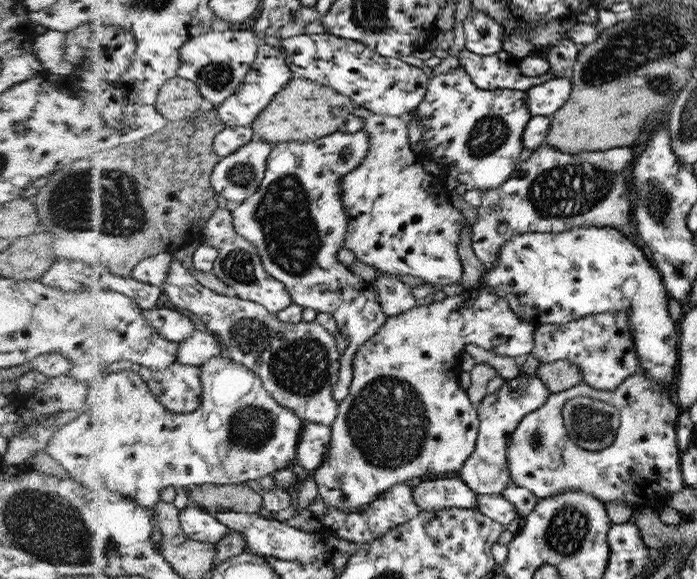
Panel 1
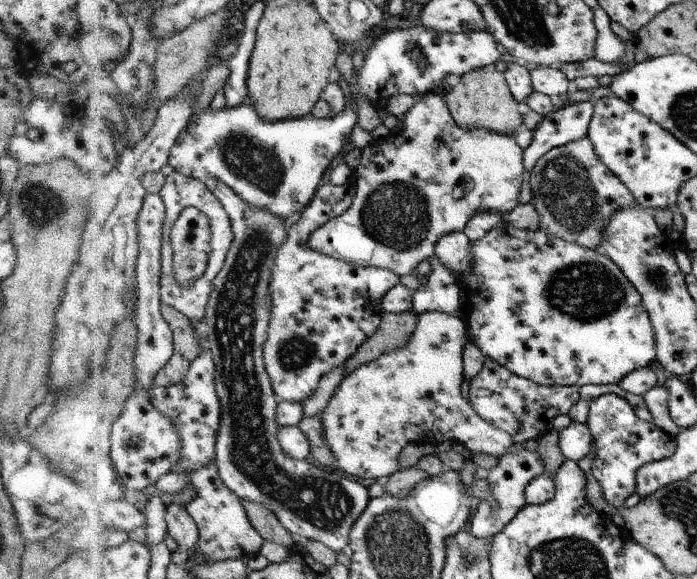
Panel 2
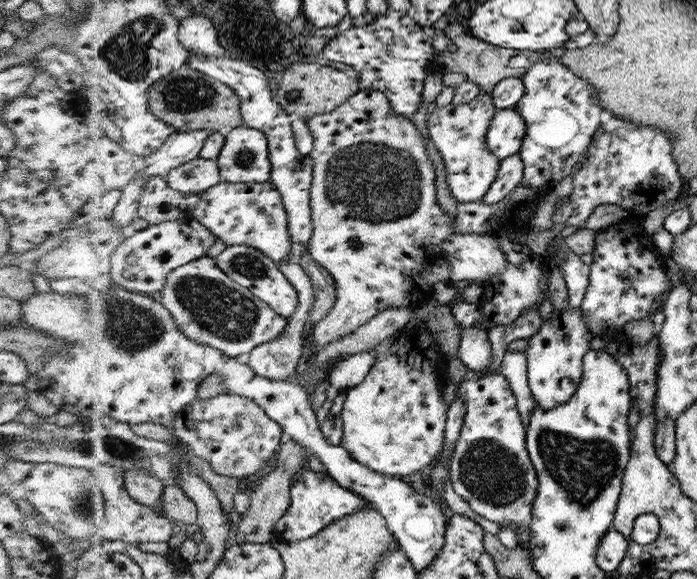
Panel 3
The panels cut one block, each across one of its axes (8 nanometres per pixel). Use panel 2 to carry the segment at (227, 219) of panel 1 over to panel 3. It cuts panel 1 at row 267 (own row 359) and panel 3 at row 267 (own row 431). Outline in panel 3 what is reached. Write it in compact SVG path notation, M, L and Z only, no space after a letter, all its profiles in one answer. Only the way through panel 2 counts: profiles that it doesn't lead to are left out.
M248 245L229 246L217 258L218 264L224 272L228 273L235 281L252 290L262 300L272 305L276 312L285 317L292 317L300 308L299 289L287 277L287 273L280 268L273 258L264 254L260 249Z

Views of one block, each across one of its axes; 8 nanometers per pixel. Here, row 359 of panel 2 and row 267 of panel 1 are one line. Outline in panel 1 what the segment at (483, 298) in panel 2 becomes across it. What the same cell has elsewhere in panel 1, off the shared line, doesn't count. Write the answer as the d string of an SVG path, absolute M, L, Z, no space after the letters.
M586 225L558 233L528 232L514 235L500 247L500 258L492 269L483 274L492 294L507 300L520 320L528 320L536 327L545 324L566 324L584 316L602 312L626 312L628 328L639 356L639 371L660 390L671 396L674 391L678 361L678 332L668 316L668 296L661 273L646 250L630 237L608 225Z

